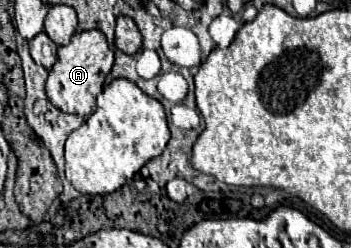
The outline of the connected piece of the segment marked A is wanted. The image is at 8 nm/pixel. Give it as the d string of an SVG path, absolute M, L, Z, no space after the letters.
M87 30L73 34L67 46L59 48L59 58L55 66L49 70L49 78L45 82L47 98L53 106L63 112L89 116L95 110L95 98L103 90L105 76L113 66L113 50L107 46L105 34L101 30Z

